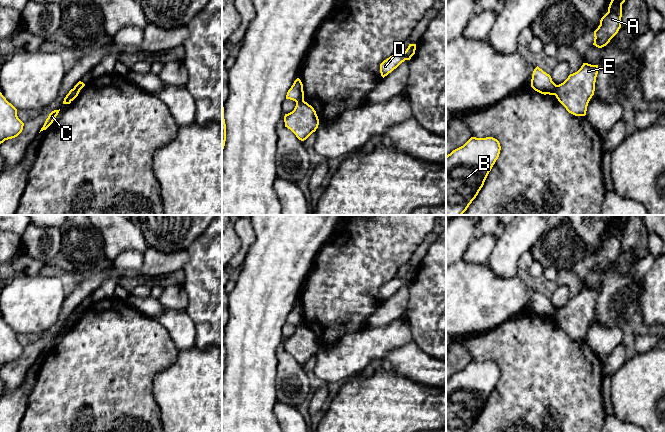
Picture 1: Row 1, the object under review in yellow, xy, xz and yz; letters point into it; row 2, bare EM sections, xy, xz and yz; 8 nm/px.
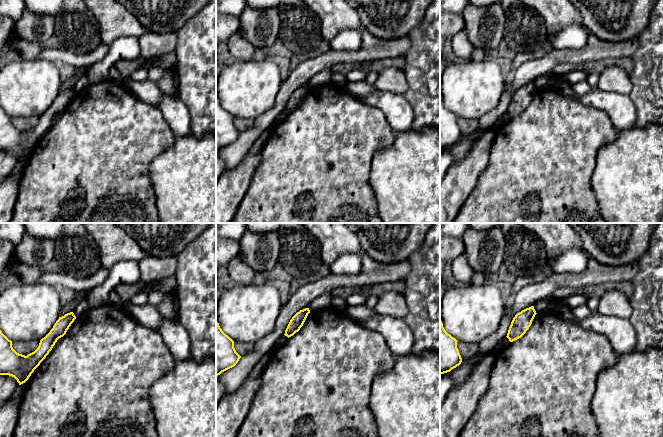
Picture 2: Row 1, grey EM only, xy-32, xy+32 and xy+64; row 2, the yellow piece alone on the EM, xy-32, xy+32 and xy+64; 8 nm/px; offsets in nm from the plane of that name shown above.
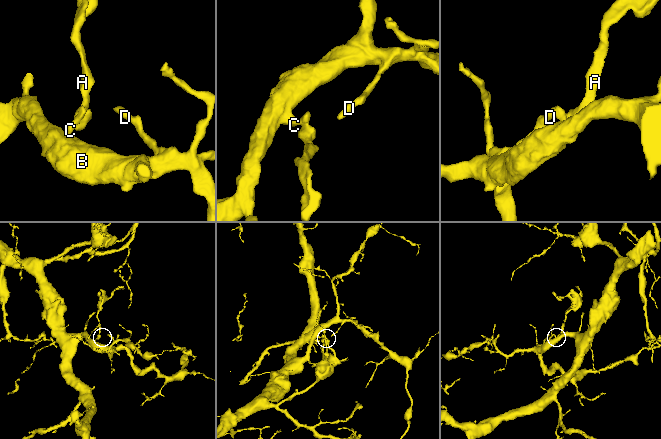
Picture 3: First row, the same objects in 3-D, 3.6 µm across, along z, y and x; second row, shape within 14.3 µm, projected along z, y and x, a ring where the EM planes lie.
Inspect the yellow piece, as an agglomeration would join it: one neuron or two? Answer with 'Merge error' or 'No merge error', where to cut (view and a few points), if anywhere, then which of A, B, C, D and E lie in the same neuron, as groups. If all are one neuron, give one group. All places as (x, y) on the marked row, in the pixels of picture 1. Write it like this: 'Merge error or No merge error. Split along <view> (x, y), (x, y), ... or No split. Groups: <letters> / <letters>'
Merge error. Split along xy (76, 85), (70, 95), (70, 100). Groups: A E / B C D

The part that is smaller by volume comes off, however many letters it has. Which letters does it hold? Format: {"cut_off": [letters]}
{"cut_off": ["A", "E"]}

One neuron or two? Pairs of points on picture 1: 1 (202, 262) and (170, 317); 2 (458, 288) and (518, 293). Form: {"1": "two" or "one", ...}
{"1": "two", "2": "one"}

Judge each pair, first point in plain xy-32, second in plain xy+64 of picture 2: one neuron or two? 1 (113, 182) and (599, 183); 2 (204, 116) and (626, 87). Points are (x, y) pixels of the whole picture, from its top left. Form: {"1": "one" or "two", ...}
{"1": "two", "2": "two"}

